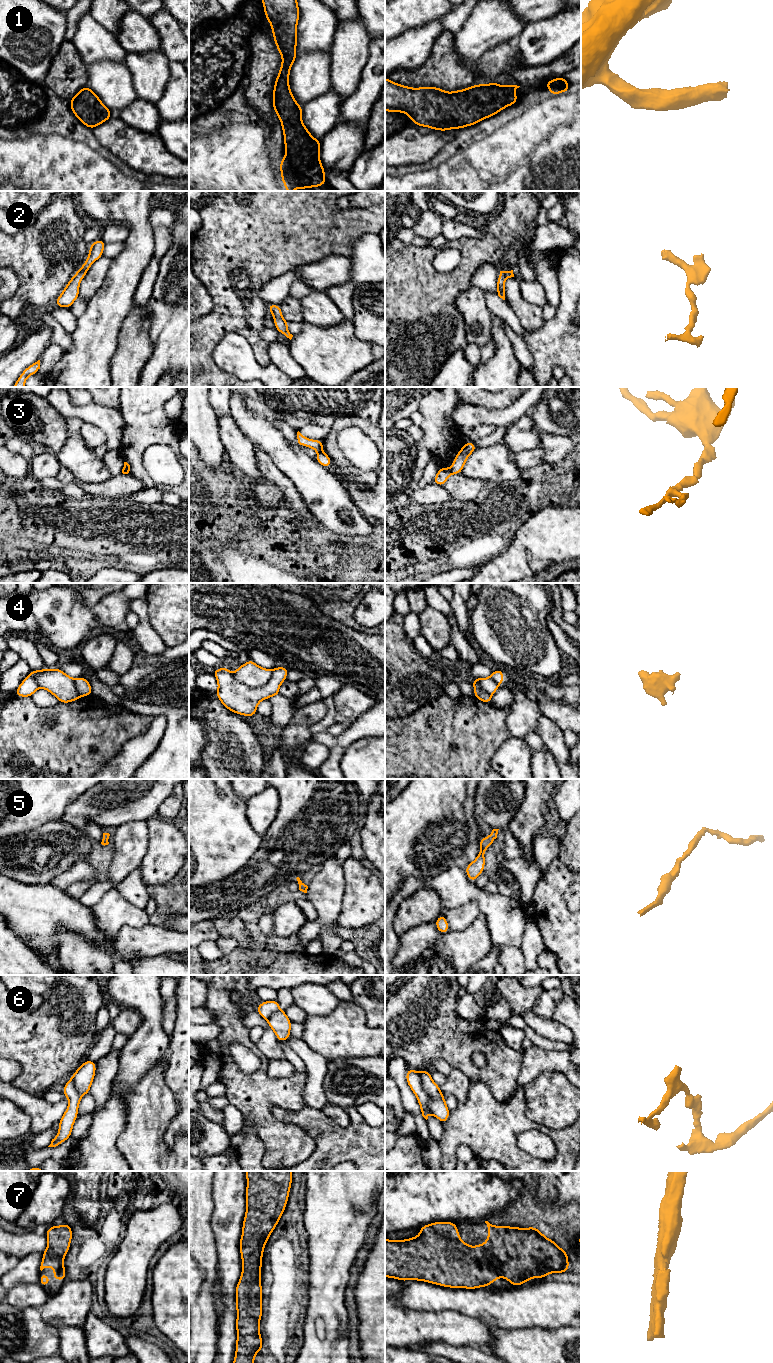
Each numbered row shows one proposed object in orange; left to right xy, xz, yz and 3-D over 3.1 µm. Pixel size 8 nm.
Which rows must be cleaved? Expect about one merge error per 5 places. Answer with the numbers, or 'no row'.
3, 4, 6

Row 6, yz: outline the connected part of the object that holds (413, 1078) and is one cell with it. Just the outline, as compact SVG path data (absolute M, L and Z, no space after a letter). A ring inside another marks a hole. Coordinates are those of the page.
M408 1068L406 1073L406 1081L418 1099L422 1116L427 1120L429 1114L431 1113L428 1103L429 1098L423 1087L420 1073L414 1069Z

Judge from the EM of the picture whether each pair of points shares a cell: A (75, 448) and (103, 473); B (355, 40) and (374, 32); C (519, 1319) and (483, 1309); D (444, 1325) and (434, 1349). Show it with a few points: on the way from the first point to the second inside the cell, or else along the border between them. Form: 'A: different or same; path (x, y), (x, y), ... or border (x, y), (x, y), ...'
A: same; path (82, 455), (96, 469)
B: different; border (358, 15), (370, 39)
C: same; path (510, 1310), (492, 1309)
D: different; border (460, 1345), (433, 1341), (414, 1347)

